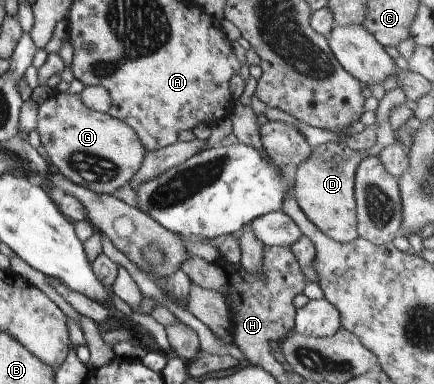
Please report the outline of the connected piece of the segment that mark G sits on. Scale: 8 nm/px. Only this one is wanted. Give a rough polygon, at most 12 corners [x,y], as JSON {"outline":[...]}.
{"outline":[[50,92],[34,130],[50,168],[115,193],[146,153],[129,126]]}

